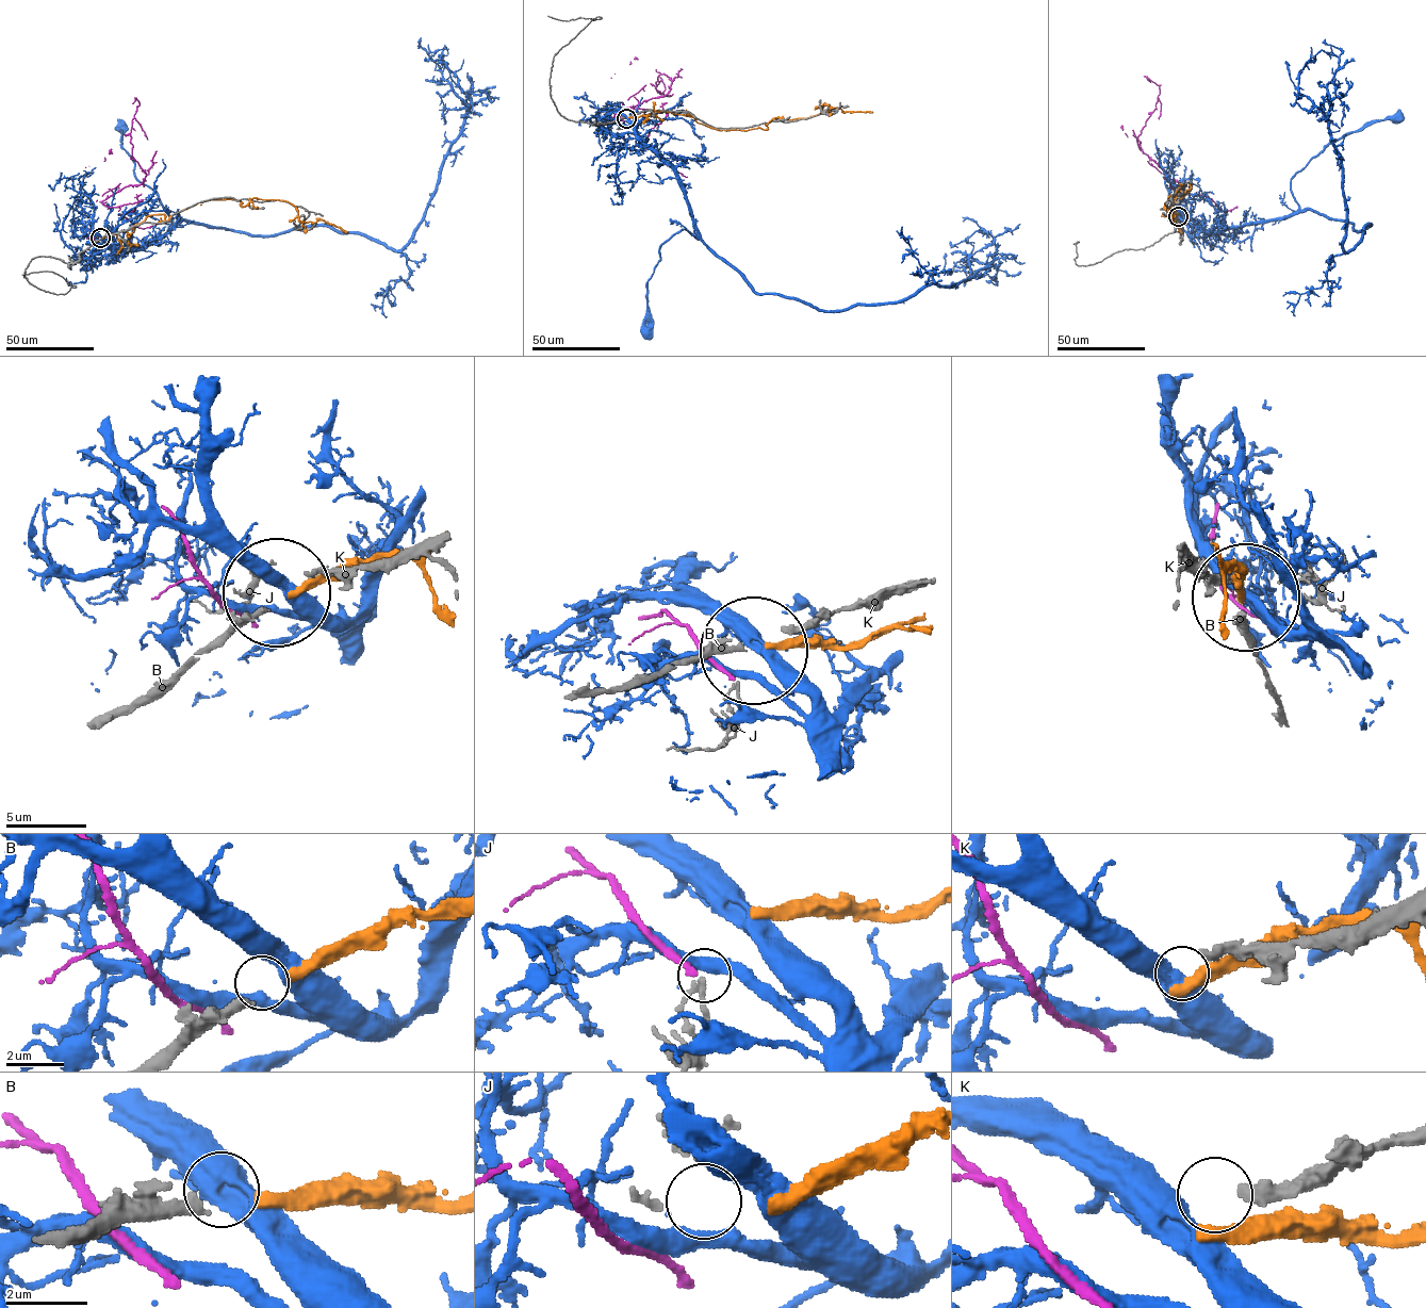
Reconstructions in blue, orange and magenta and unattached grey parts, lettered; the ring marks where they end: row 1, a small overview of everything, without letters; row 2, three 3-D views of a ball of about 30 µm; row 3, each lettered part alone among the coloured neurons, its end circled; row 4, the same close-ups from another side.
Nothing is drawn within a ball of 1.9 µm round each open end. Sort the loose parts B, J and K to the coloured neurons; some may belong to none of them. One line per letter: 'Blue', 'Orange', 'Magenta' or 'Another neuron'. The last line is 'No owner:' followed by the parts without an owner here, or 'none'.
B: Orange
J: Blue
K: Another neuron
No owner: K

